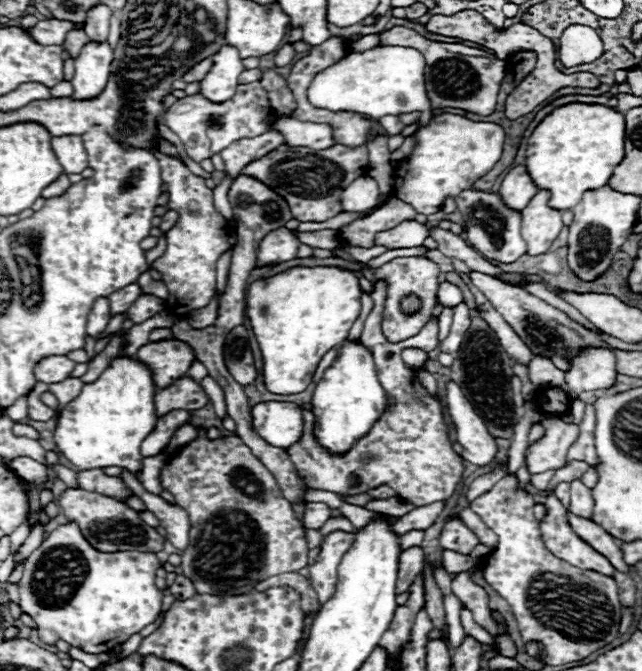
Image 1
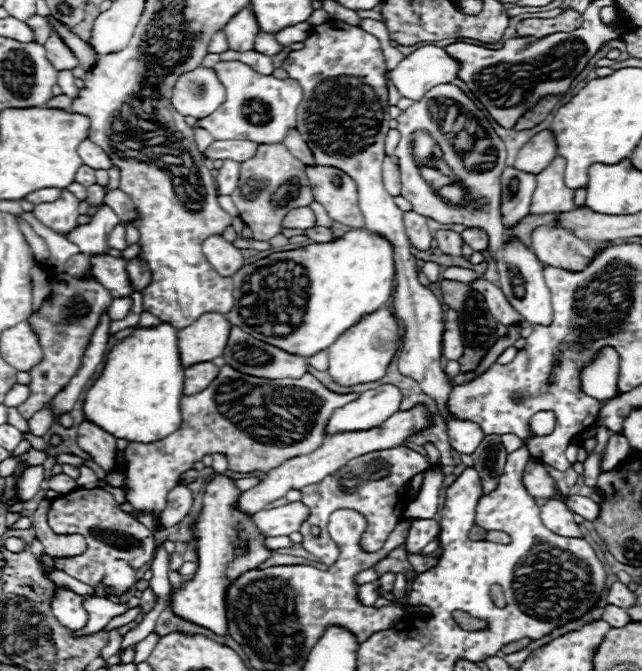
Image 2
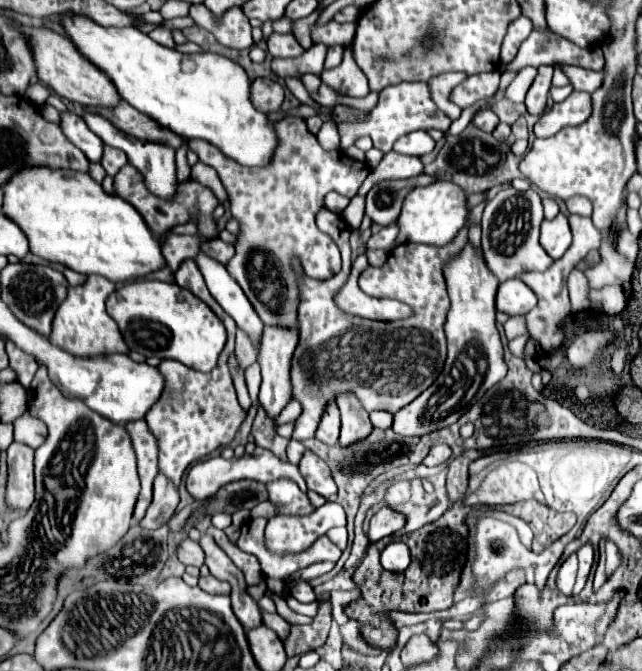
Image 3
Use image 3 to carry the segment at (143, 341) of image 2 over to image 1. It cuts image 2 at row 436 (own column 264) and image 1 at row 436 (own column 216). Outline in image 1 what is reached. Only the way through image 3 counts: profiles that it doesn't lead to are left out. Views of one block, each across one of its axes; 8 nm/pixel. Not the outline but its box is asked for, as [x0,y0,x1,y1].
[54,358,156,474]

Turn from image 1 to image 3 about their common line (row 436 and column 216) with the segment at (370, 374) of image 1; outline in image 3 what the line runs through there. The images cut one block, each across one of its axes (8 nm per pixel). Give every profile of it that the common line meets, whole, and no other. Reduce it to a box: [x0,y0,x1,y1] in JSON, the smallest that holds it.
[106,280,226,372]

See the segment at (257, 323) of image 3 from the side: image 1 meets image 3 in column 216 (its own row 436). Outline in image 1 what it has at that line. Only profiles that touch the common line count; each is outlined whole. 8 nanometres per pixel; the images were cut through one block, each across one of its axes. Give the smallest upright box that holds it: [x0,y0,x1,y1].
[252,402,302,448]

